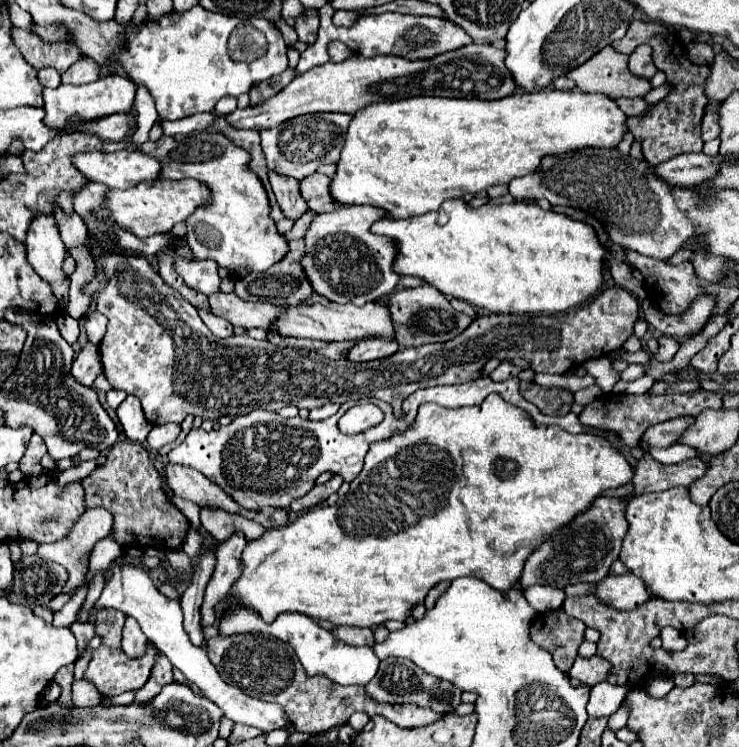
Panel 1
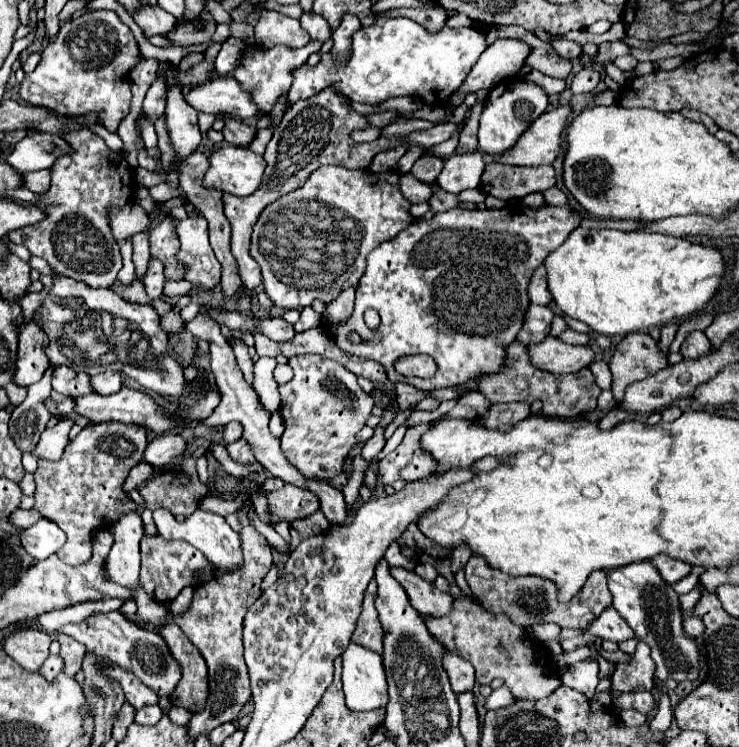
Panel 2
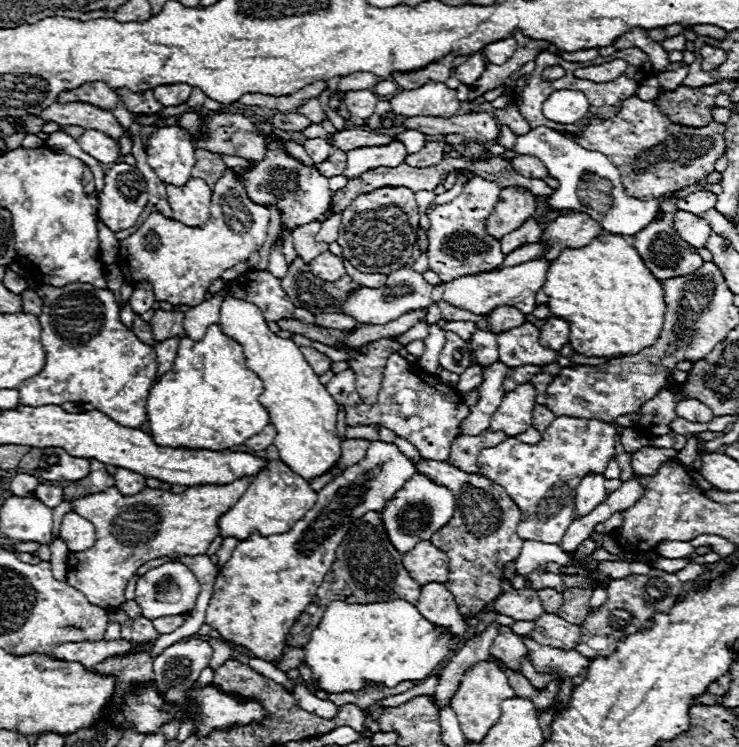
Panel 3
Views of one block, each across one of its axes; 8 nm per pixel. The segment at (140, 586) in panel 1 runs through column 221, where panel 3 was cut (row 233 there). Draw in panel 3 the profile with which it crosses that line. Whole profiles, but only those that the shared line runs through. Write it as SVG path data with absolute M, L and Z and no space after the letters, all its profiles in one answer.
M684 210L676 212L676 216L674 216L674 228L676 228L678 236L682 240L686 240L688 244L692 244L694 248L704 248L704 242L708 240L708 234L712 230L706 220L702 220L696 214L684 212Z

